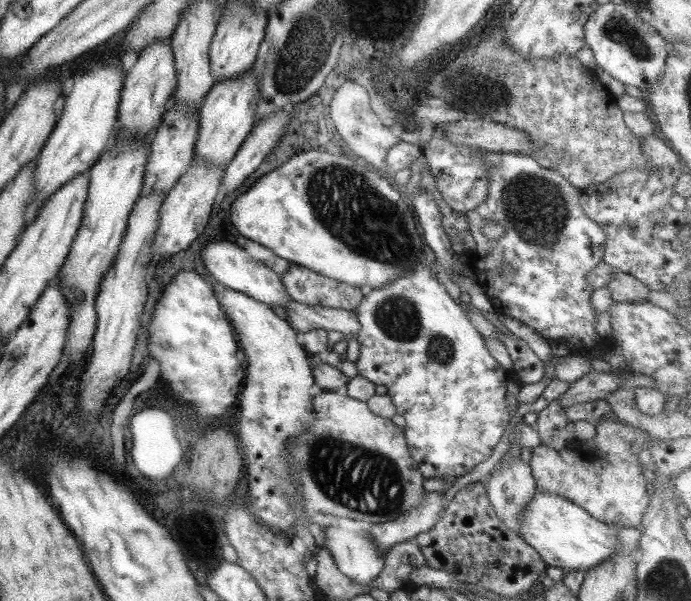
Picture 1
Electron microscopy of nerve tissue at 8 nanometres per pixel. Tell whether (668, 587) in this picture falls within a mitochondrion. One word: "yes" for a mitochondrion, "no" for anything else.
yes

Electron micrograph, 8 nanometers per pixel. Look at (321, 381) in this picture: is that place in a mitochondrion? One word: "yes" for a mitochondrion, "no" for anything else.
no

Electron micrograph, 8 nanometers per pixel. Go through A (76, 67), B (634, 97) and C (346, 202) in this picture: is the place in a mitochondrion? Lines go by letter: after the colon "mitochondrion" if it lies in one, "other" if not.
A: other
B: other
C: mitochondrion

